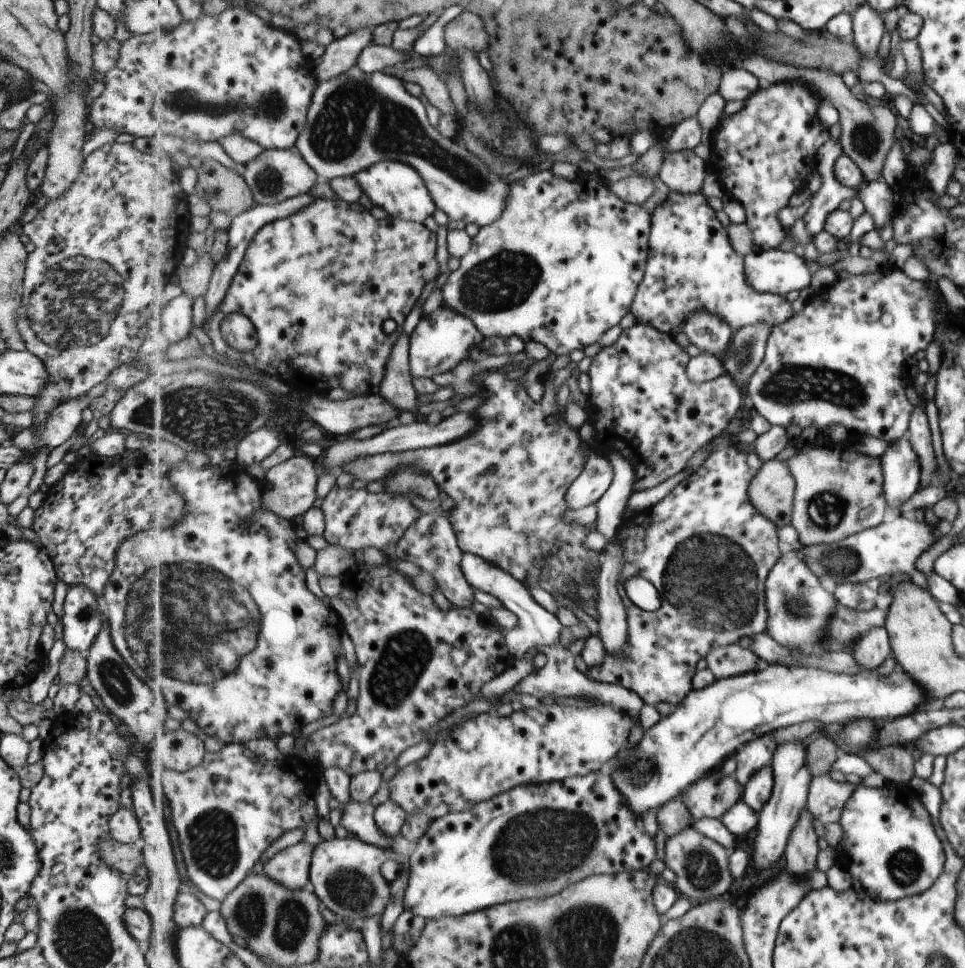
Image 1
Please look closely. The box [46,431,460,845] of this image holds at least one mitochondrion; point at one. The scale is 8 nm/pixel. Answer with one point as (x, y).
(190, 625)

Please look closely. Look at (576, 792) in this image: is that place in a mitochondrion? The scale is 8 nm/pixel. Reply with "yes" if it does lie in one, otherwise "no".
no

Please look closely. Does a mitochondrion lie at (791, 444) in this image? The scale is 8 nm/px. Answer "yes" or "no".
no

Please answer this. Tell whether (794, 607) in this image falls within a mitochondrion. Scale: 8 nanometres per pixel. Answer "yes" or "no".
yes

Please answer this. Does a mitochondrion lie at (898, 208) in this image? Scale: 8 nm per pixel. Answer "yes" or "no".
no

